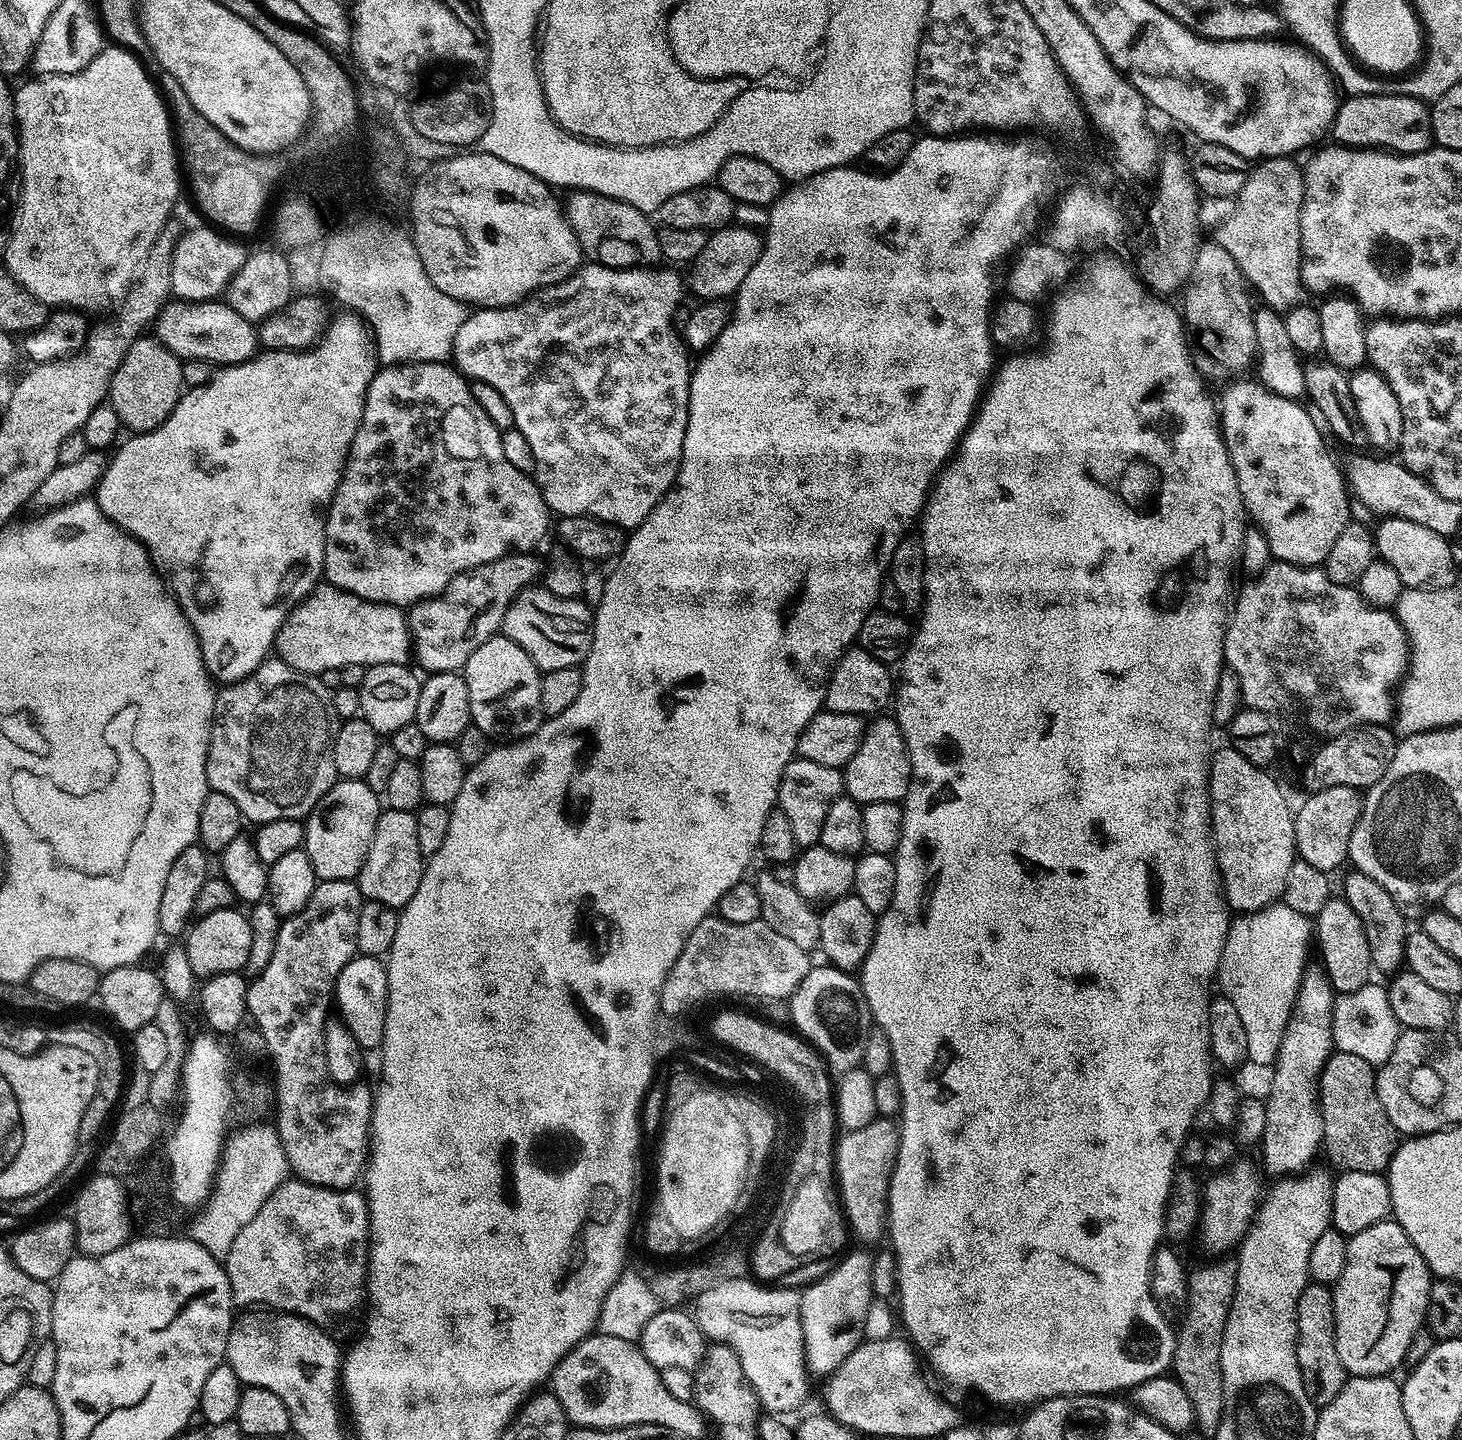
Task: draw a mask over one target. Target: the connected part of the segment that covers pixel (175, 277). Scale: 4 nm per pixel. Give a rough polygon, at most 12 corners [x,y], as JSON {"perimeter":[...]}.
{"perimeter":[[212,226],[174,246],[172,296],[223,297],[249,254]]}

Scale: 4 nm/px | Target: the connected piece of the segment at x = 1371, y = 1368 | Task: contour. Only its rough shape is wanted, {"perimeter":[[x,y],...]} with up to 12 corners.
{"perimeter":[[1389,1218],[1348,1237],[1332,1288],[1345,1373],[1386,1376],[1434,1277]]}

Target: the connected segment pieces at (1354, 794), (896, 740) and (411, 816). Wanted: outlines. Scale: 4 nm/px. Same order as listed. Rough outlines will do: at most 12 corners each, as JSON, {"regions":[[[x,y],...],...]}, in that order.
{"regions":[[[1321,787],[1294,812],[1299,859],[1348,860],[1362,792]],[[891,715],[865,727],[842,775],[861,806],[903,801],[912,763]],[[385,807],[358,877],[365,900],[404,908],[426,857],[416,812]]]}

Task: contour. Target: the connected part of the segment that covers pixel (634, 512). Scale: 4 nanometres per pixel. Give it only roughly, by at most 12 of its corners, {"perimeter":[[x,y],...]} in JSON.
{"perimeter":[[588,262],[458,329],[549,513],[637,528],[676,483],[675,267]]}

